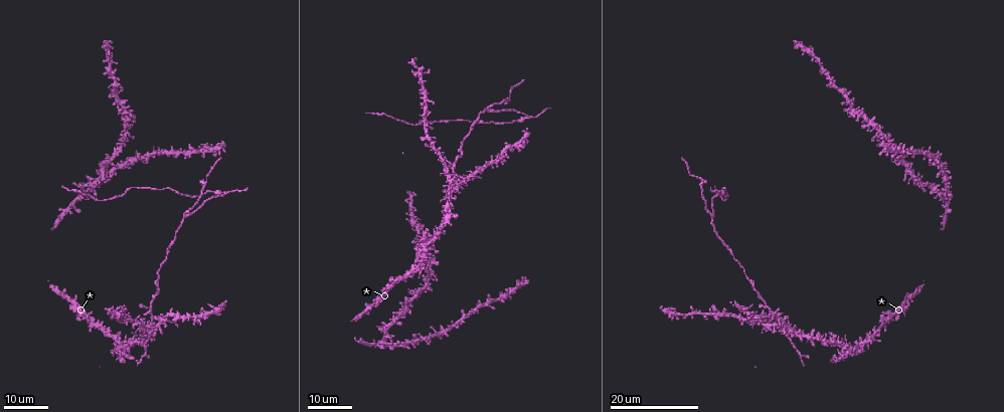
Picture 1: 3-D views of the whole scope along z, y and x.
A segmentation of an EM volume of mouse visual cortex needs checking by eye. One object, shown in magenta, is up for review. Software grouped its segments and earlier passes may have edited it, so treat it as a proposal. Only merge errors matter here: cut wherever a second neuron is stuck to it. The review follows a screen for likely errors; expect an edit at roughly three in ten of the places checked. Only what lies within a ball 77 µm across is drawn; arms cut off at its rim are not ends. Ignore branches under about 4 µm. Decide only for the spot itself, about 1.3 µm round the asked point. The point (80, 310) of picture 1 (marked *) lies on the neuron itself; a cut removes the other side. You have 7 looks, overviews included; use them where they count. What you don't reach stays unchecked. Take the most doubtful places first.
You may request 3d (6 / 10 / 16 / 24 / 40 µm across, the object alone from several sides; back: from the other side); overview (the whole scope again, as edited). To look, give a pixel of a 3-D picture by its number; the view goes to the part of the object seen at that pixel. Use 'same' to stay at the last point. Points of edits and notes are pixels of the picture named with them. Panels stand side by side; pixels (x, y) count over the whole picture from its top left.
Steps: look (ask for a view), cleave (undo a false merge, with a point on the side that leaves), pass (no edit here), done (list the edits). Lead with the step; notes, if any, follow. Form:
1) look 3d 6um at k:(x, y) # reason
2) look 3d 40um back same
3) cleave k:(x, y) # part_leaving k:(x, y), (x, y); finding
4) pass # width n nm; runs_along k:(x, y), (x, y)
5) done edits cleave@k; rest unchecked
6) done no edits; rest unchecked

look 3d 24um at 1:(453, 185) # four arms meet

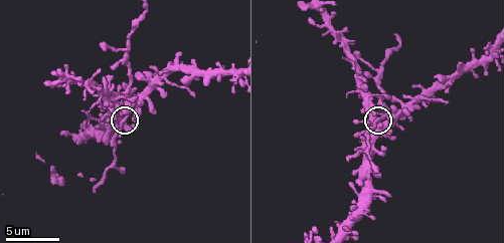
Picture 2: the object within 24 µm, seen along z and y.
look 3d 10um at 2:(125, 116)

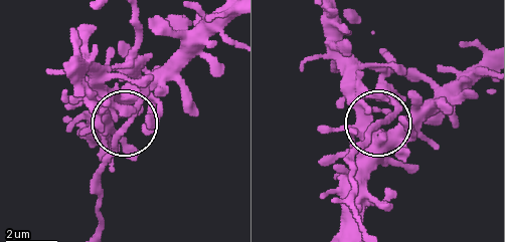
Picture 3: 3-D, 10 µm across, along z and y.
pass # side_arm 9 um; arms 4; continuous, no second neuron

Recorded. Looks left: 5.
look 3d 16um at 1:(528, 116) # side arm on a straight run

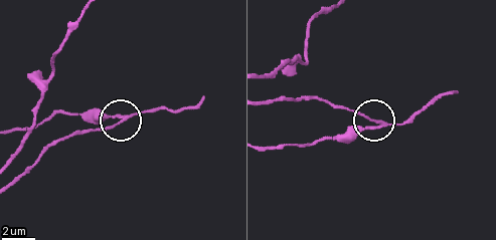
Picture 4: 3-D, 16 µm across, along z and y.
look 3d 10um at 4:(366, 128)

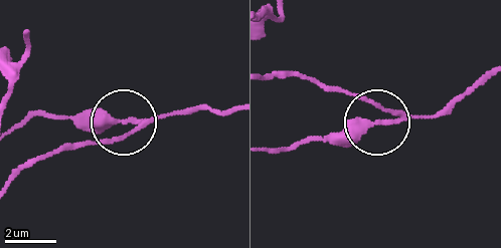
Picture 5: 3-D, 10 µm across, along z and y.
cleave 5:(113, 117) # part_leaving 5:(148, 122), (33, 115), (14, 125); a second neuron is stuck on

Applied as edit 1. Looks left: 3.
look overview

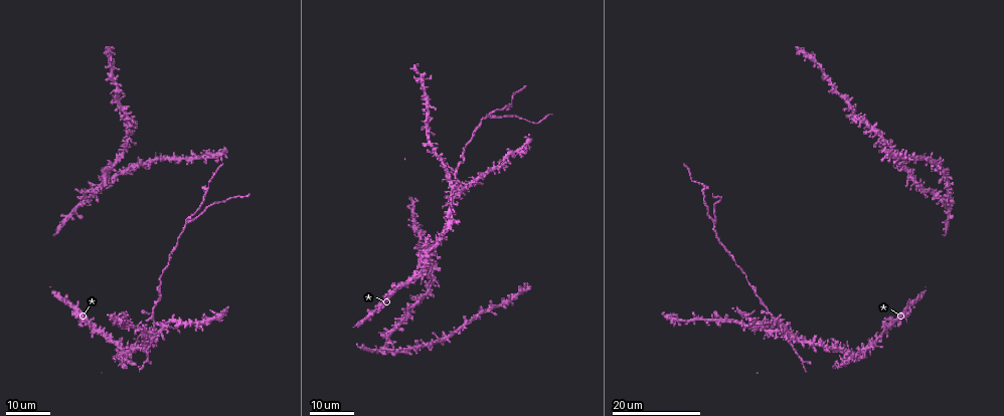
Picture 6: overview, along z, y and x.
look 3d 24um at 6:(206, 187) # calibre changes

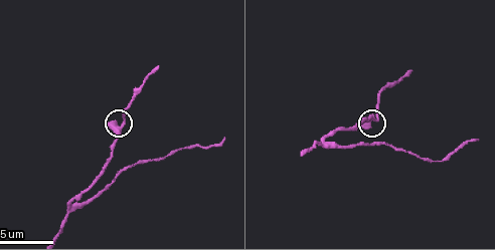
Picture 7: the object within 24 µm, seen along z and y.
look 3d 6um at 7:(373, 120) # closer look

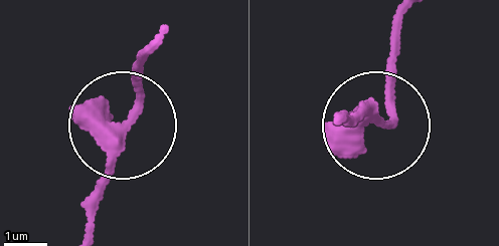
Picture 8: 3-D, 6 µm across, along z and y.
pass # width 290 nm; runs_along 8:(337, 116), (383, 124), (390, 44); one neuron here

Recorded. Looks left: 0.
done edits cleave@5; rest unchecked

